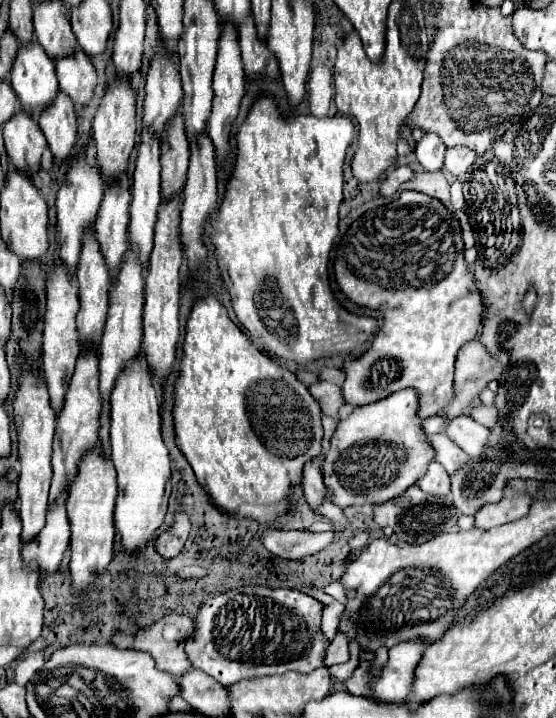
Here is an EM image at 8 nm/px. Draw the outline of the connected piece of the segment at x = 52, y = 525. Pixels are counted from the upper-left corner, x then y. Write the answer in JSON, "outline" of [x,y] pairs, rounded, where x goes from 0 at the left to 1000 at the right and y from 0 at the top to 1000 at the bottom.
{"outline":[[[108,688],[108,694],[101,694],[101,699],[94,699],[94,705],[86,708],[86,721],[83,721],[83,733],[79,738],[72,738],[72,744],[65,744],[65,749],[58,749],[58,755],[50,755],[50,760],[40,760],[40,774],[47,783],[68,783],[76,799],[97,799],[104,786],[112,783],[115,766],[122,763],[122,716],[119,716],[119,694],[122,688]]]}

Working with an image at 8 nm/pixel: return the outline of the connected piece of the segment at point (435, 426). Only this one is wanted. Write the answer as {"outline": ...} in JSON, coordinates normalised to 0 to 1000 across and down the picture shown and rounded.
{"outline":[[[777,579],[770,585],[759,585],[759,602],[766,610],[773,610],[784,602],[799,602],[799,599],[802,599],[802,588],[791,579]]]}

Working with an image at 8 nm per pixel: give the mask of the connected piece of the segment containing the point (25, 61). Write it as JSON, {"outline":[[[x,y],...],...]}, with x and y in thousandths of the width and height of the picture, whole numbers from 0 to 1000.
{"outline":[[[65,56],[36,58],[18,100],[18,117],[40,153],[68,162],[104,131],[97,84],[72,70]]]}

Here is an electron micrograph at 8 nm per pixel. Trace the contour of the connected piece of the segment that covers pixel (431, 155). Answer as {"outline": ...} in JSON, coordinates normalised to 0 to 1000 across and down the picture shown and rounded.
{"outline":[[[763,187],[763,192],[755,198],[748,198],[745,214],[763,237],[788,240],[788,237],[795,237],[802,203],[784,187]]]}

